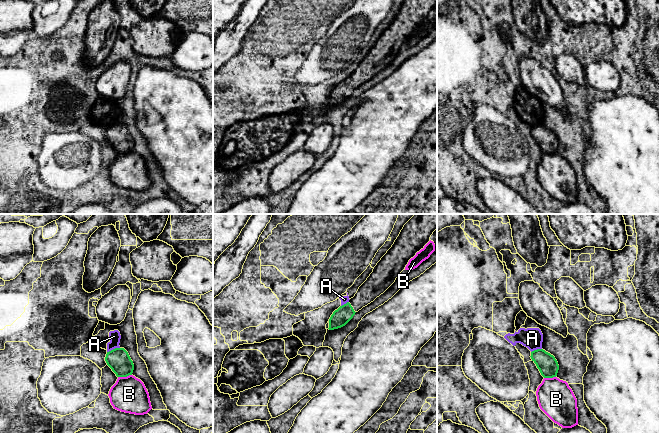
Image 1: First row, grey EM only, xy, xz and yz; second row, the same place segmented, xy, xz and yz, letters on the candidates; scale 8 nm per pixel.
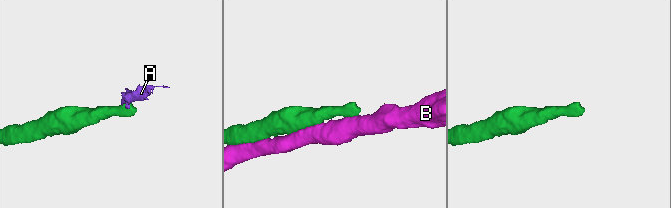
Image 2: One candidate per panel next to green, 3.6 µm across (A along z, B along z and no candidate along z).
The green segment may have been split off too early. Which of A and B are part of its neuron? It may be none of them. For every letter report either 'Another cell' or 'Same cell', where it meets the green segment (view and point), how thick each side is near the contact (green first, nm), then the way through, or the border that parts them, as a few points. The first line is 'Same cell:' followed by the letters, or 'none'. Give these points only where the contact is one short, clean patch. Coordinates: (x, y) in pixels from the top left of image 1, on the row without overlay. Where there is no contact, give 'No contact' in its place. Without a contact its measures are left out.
Same cell: none
A: Another cell. Touches green at xy (113, 125). Thickness 190 nm (green) against 90 nm. Boundary: xy (119, 123), (115, 123), (107, 128)
B: Another cell. Touches green at xy (124, 152). Thickness 190 nm (green) against 280 nm

